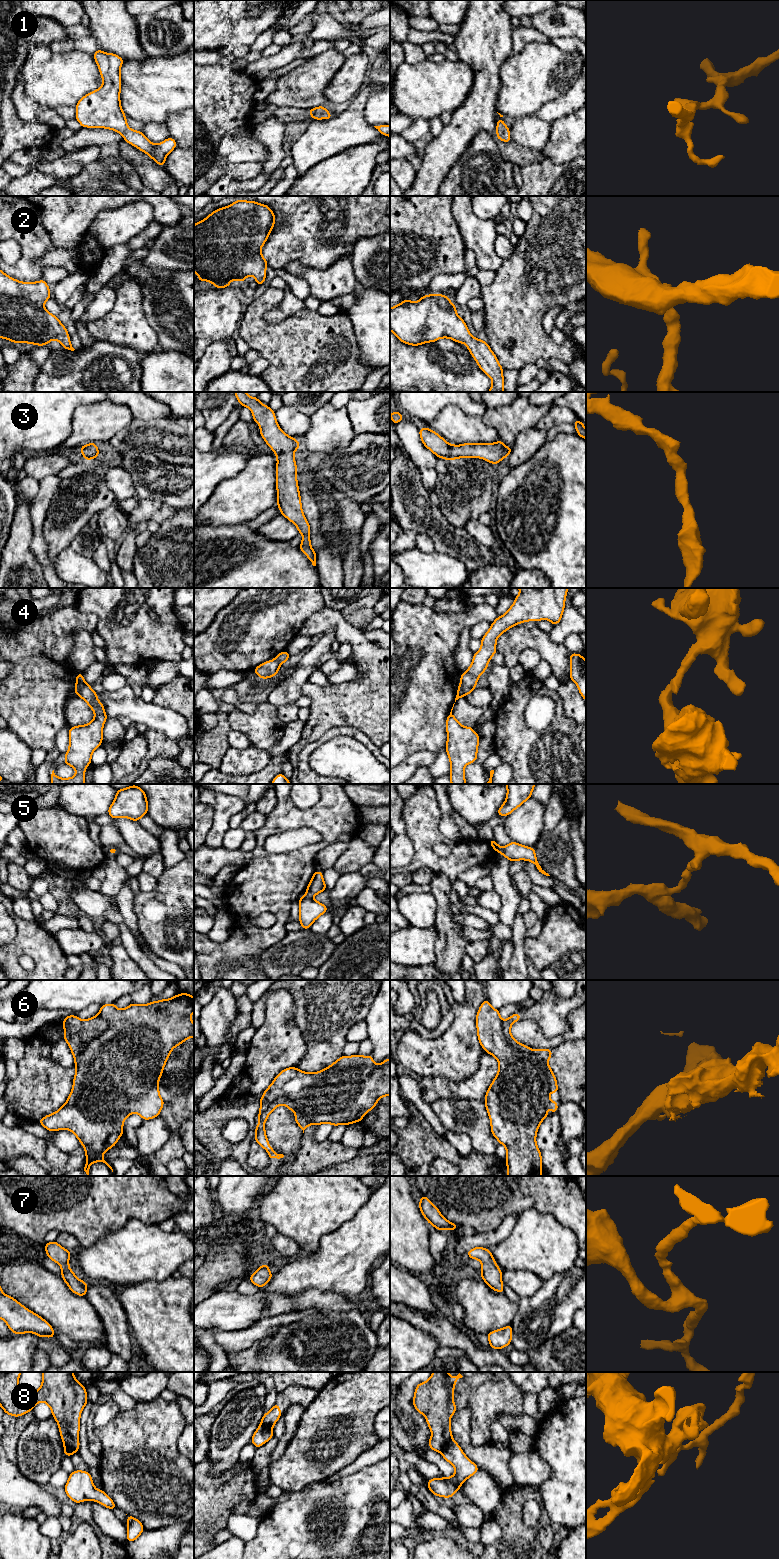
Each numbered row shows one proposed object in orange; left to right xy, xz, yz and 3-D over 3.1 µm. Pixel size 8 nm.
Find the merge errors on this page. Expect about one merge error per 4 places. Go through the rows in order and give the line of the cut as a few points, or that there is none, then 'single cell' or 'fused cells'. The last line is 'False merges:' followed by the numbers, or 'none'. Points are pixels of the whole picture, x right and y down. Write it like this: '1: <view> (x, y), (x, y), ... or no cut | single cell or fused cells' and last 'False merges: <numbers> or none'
1: no cut | single cell
2: no cut | single cell
3: no cut | single cell
4: xy (84, 682), (77, 694) | fused cells
5: xz (305, 894), (310, 897) | fused cells
6: xz (259, 1113), (285, 1096), (309, 1123) | fused cells
7: no cut | single cell
8: yz (452, 1438), (440, 1452) | fused cells
False merges: 4, 5, 6, 8

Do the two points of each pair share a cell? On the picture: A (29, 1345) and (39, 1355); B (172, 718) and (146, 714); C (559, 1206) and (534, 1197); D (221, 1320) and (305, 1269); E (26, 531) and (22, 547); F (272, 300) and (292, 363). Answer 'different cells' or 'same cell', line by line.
A: different cells
B: same cell
C: same cell
D: different cells
E: same cell
F: same cell

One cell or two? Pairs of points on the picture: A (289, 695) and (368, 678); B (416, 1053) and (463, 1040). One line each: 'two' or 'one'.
A: two
B: one

